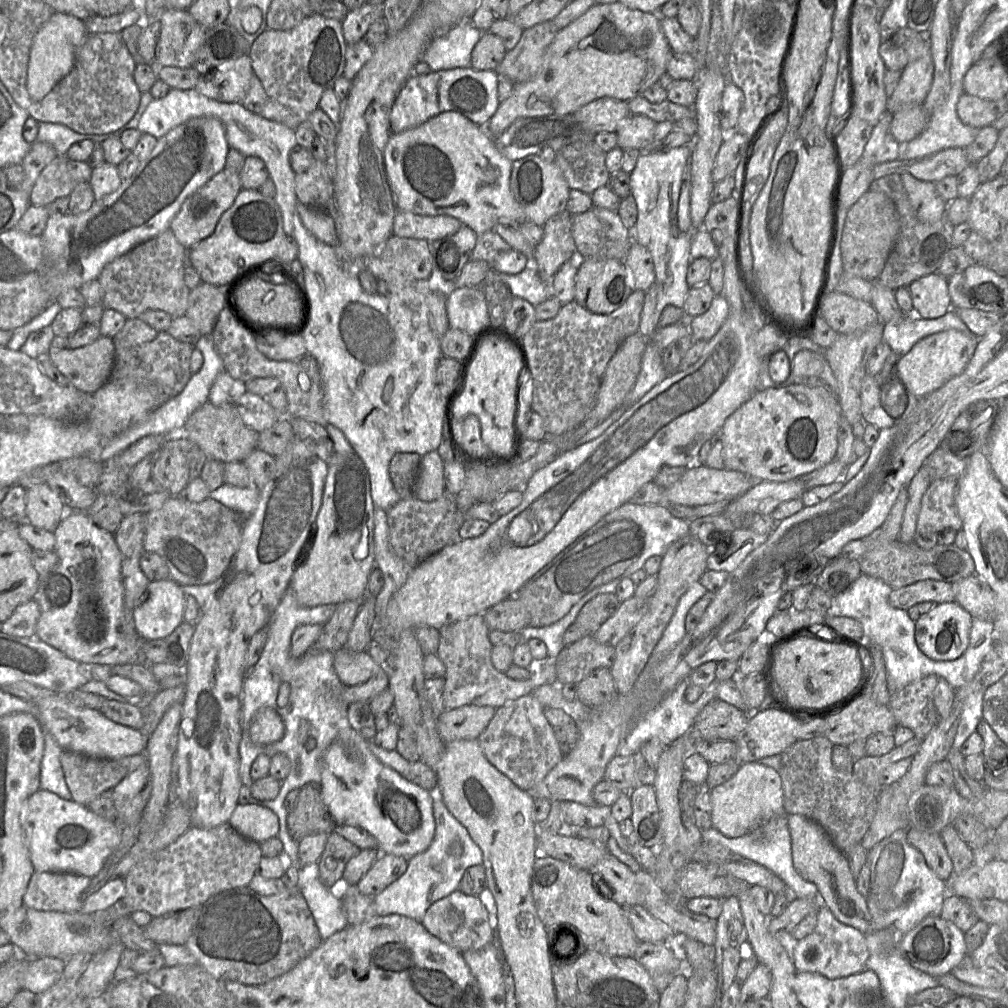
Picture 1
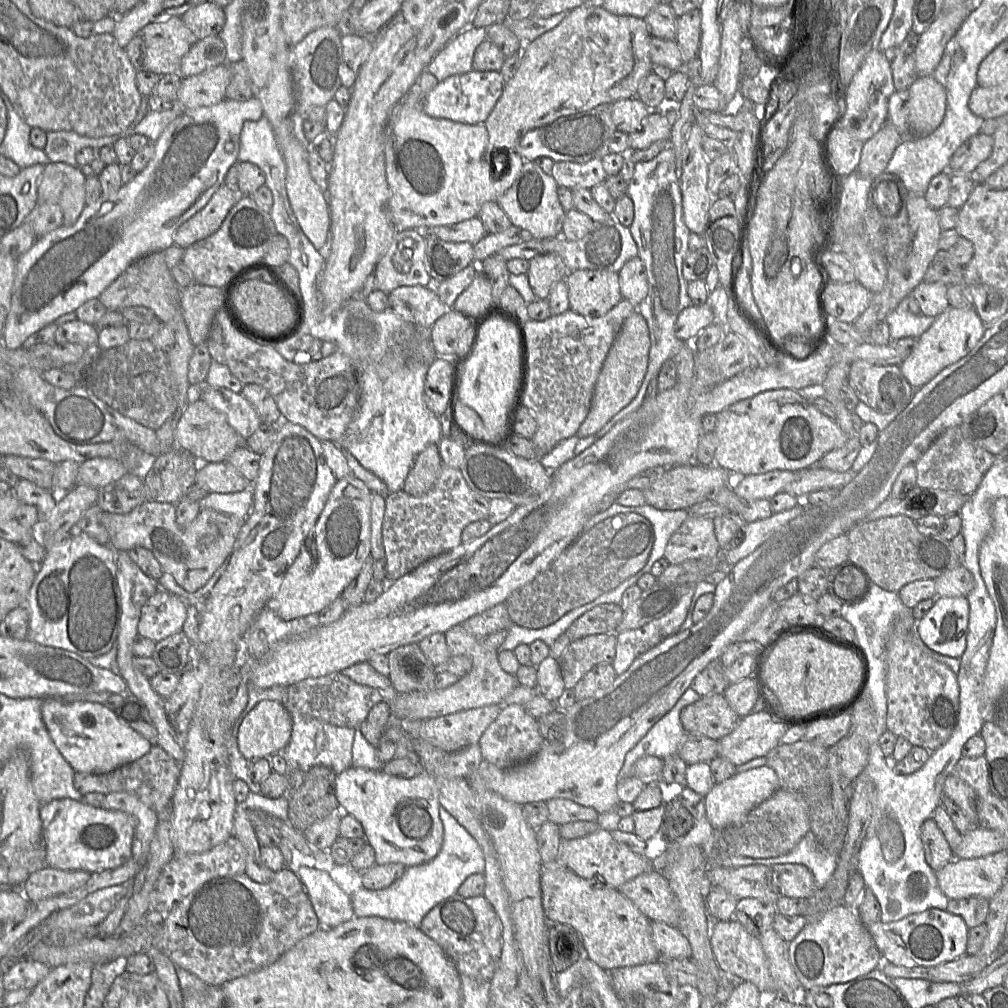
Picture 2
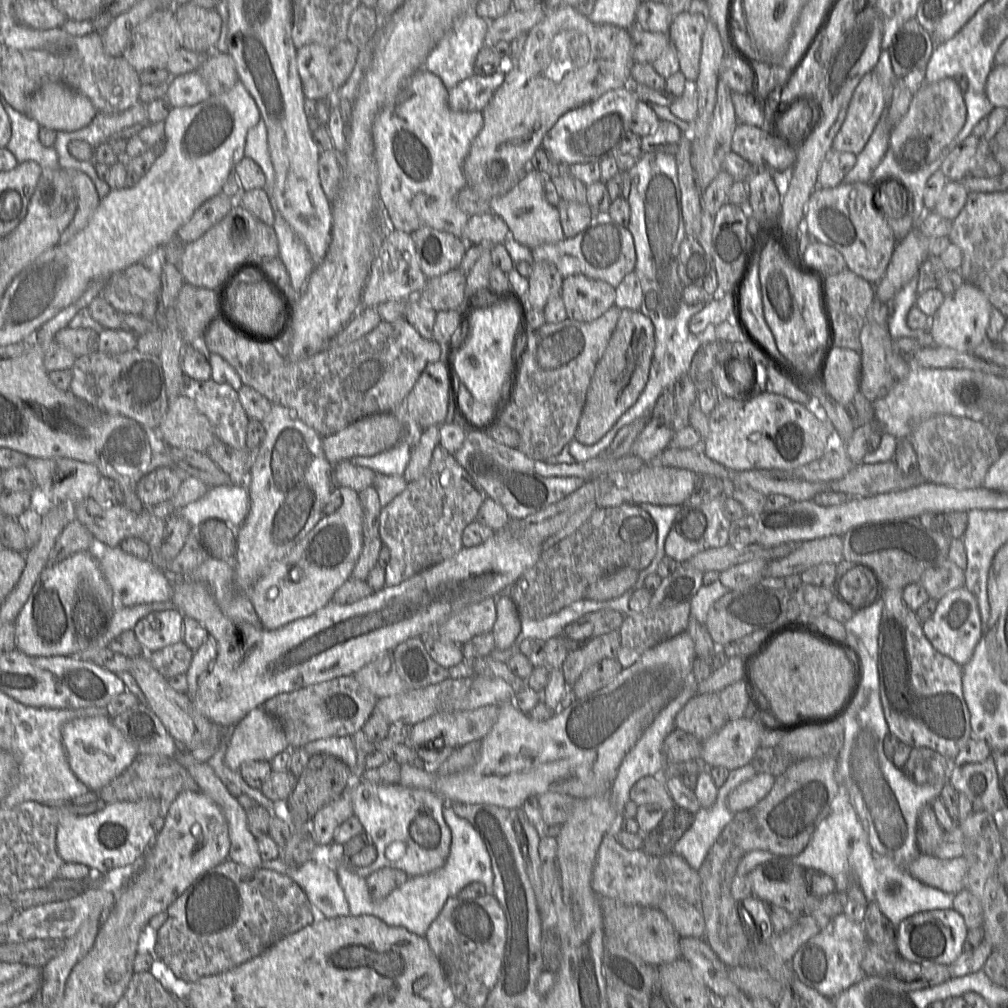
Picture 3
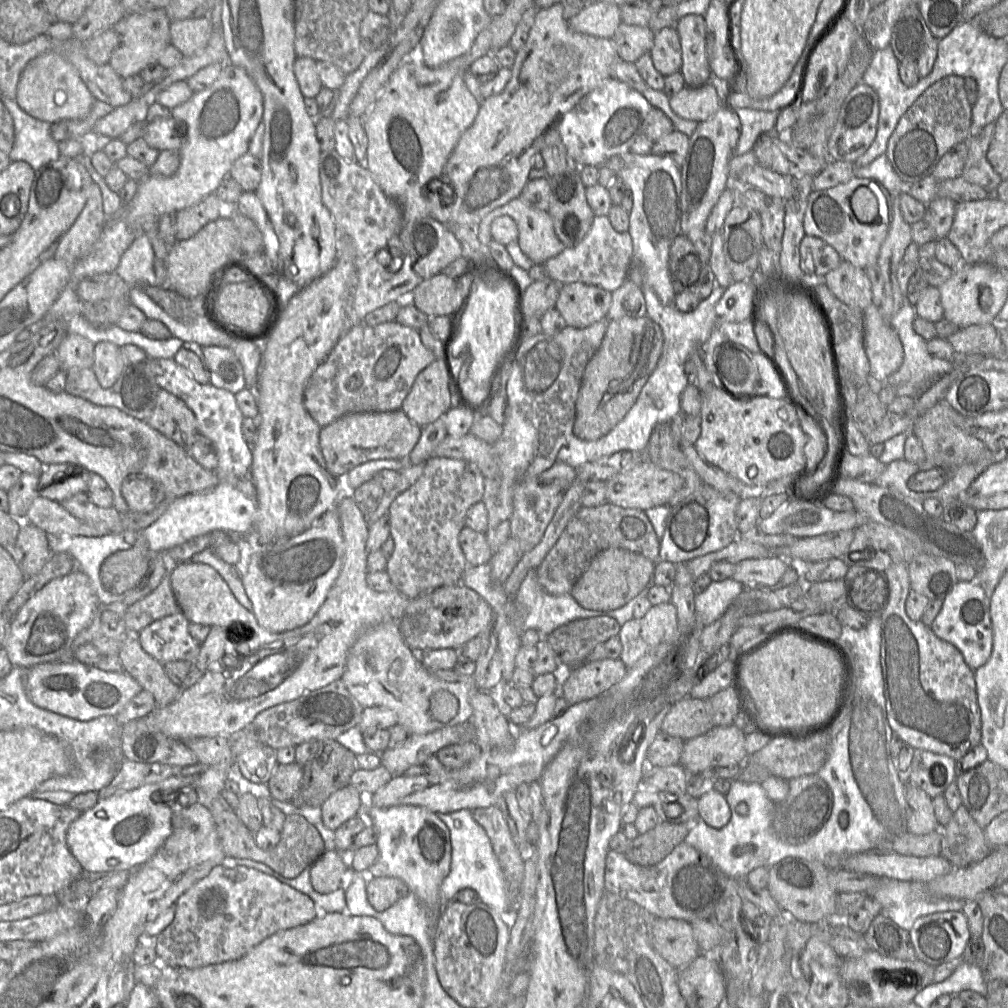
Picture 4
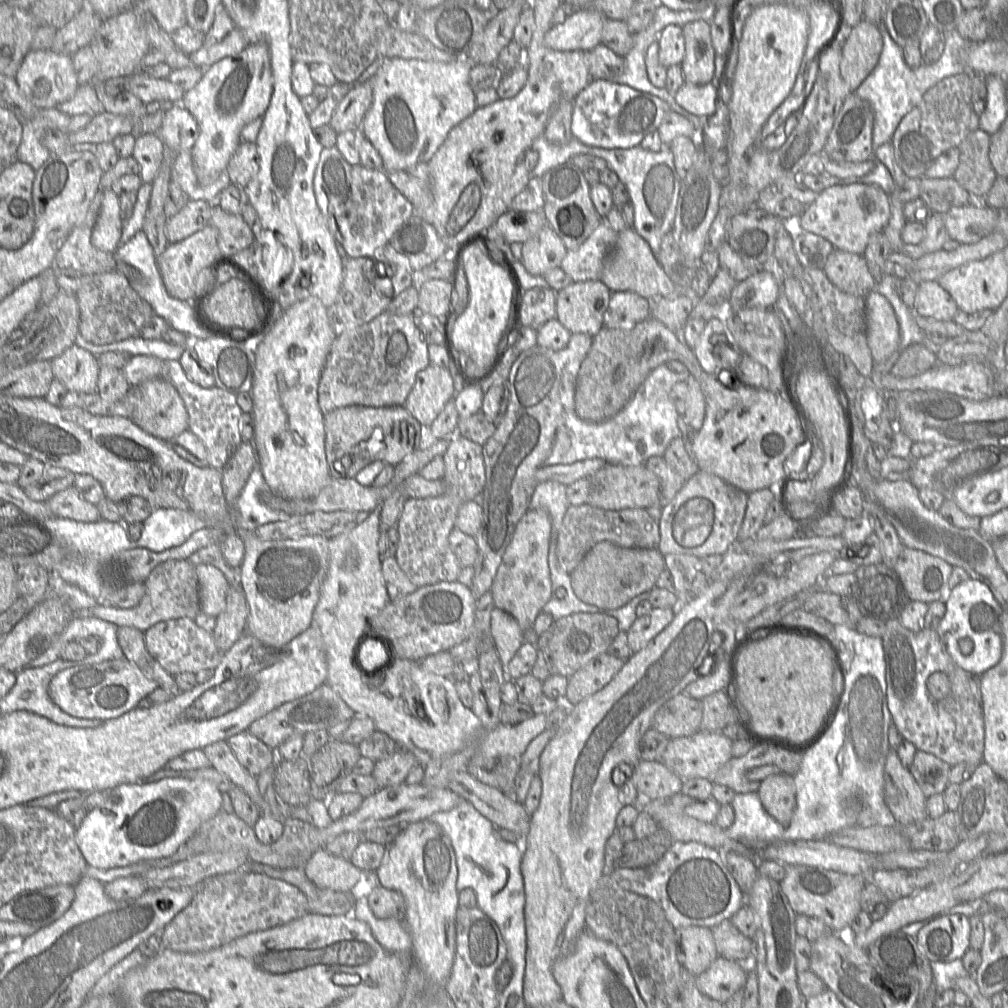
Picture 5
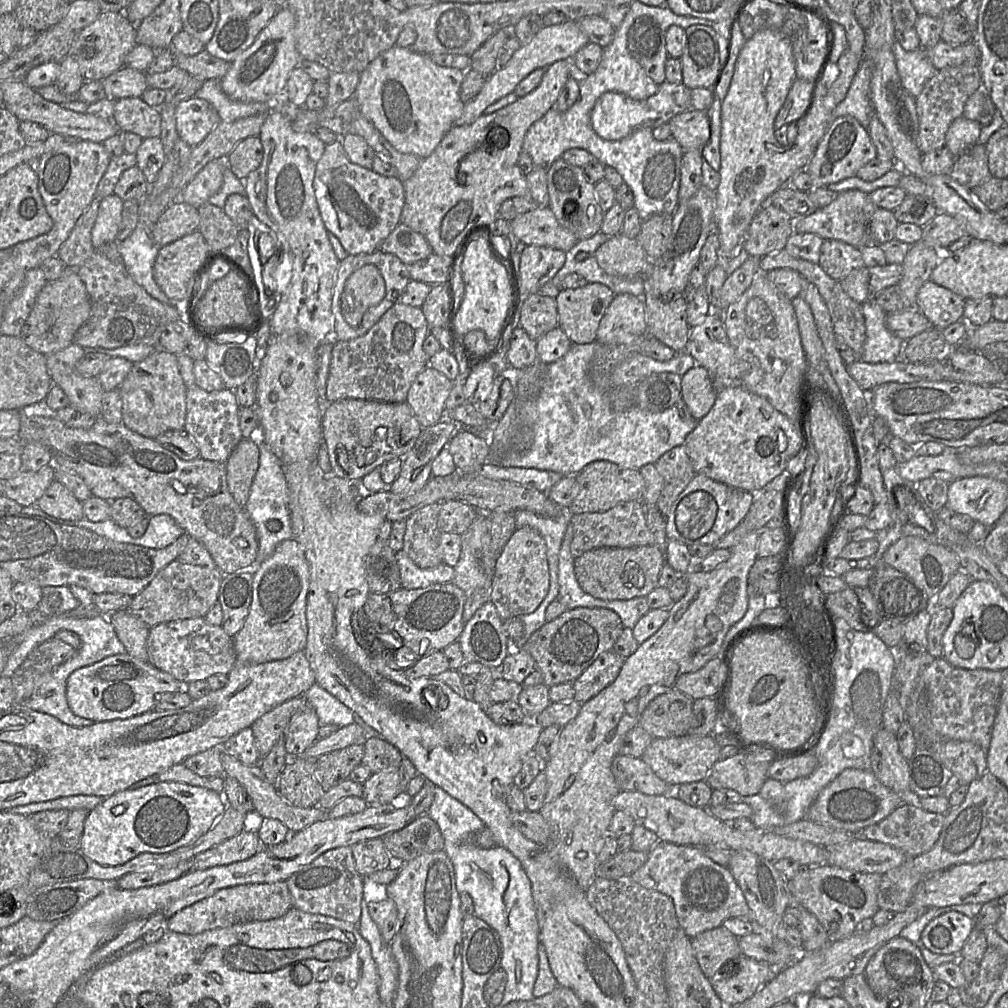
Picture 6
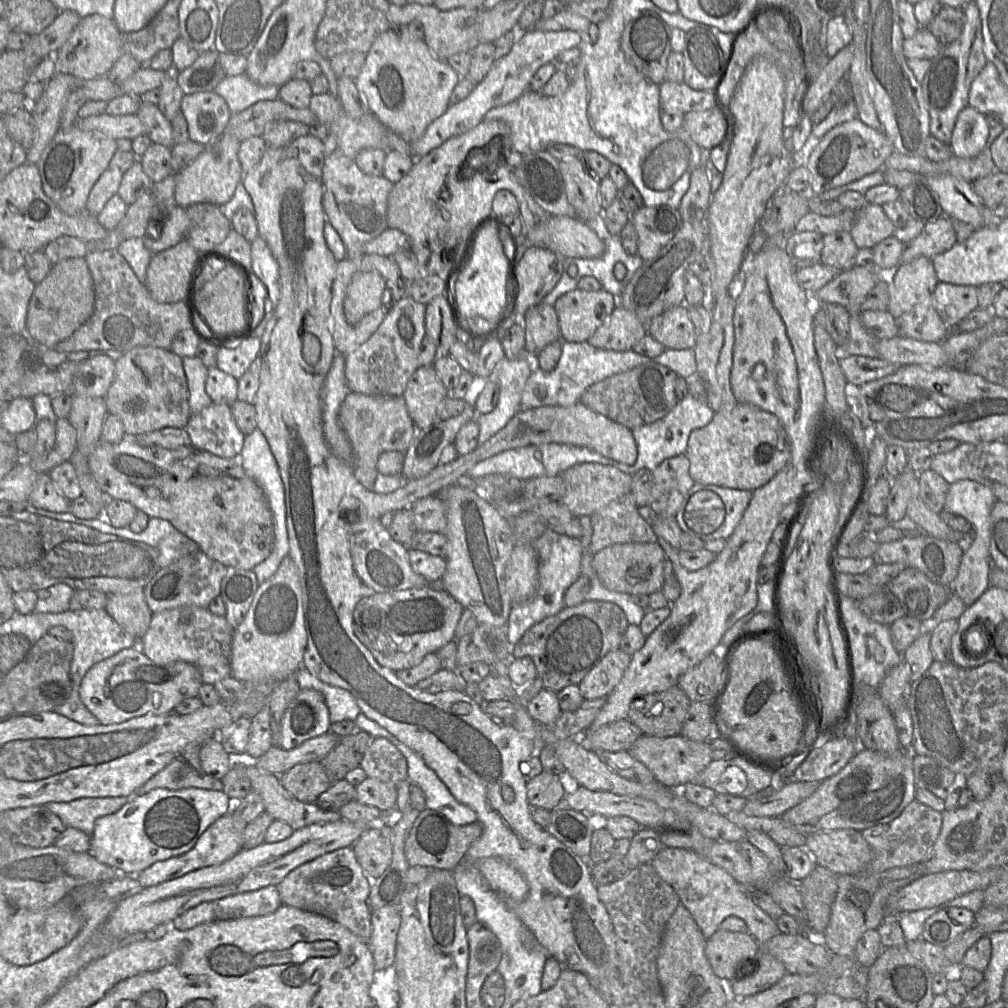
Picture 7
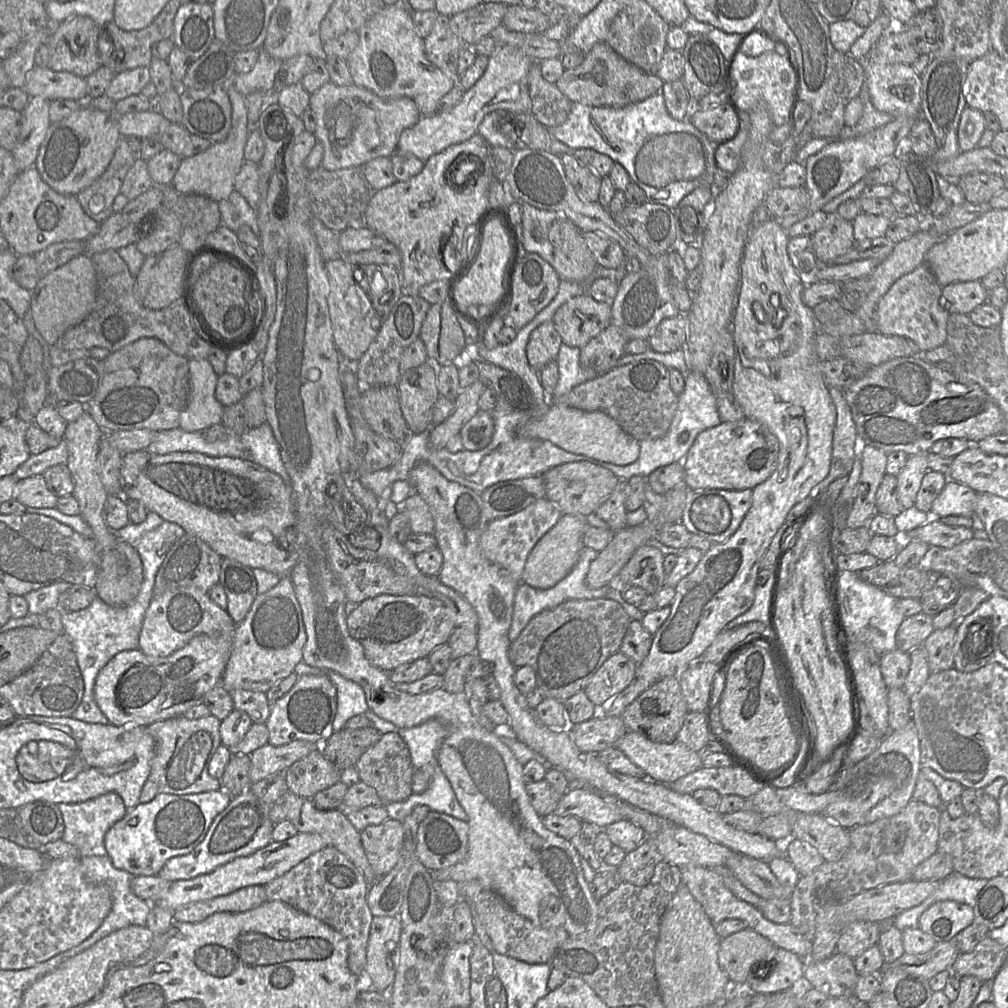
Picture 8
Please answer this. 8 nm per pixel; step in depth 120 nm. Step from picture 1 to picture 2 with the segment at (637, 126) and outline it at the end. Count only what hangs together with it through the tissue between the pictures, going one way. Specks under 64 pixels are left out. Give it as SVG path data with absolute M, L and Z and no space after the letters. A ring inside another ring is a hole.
M657 111L651 113L642 121L643 129L638 132L628 133L630 151L648 148L659 140L669 140L672 124Z

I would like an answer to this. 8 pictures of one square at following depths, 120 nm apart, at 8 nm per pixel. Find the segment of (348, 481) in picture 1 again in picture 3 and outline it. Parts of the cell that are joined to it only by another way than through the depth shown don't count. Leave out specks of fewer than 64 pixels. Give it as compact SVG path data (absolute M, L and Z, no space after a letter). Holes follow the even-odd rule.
M339 486L338 490L341 498L340 507L331 514L323 515L316 526L251 588L249 598L265 629L278 629L314 614L326 606L339 587L350 578L364 544L363 511L358 492L345 486Z

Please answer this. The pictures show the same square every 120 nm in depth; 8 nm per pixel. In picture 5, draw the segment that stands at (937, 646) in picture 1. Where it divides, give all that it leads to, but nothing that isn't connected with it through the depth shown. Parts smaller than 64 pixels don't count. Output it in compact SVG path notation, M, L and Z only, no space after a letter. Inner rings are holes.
M972 578L955 586L944 603L945 615L936 632L948 654L959 667L974 676L981 676L994 667L1002 657L1002 615L1004 612L1002 606L986 584ZM963 638L969 638L974 643L974 649L970 655L964 655L959 648L959 641Z

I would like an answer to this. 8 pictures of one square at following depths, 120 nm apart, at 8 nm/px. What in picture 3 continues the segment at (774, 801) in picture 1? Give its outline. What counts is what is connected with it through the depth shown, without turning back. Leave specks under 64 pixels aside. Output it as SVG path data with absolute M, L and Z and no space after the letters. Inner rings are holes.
M756 773L729 794L728 809L736 814L755 806L770 792L775 783L775 778L767 773Z

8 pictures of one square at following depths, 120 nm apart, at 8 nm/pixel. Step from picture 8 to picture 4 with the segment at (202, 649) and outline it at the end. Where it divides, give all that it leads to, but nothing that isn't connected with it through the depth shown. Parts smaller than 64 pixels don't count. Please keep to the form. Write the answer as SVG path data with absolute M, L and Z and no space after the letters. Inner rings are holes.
M75 659L35 665L28 669L26 677L26 693L35 706L78 720L115 716L142 690L141 685L126 672L104 671Z

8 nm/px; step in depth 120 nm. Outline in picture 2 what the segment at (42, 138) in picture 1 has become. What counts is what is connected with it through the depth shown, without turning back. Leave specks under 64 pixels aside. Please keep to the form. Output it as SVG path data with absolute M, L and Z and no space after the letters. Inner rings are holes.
M141 102L135 119L127 129L121 133L110 136L91 138L72 131L48 131L47 143L43 151L50 162L64 162L74 167L80 167L75 159L75 155L79 150L84 147L92 147L93 149L99 150L103 146L113 145L120 138L129 137L132 134L128 134L127 131L130 130L137 121L140 123L150 110L148 107L148 103Z

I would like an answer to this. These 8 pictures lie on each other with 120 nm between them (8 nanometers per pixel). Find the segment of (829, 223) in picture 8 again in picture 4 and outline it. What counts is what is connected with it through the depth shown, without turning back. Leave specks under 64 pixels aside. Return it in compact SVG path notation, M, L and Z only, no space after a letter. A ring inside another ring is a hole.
M842 260L840 265L824 276L824 282L830 291L851 308L864 311L872 303L871 283L865 269Z

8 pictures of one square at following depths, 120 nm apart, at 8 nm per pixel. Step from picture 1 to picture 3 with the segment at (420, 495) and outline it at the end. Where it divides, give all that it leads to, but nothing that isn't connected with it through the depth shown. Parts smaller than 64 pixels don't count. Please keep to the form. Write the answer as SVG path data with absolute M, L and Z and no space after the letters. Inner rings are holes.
M439 425L424 429L418 443L411 452L410 460L403 474L409 484L417 480L428 468L434 448L439 444Z

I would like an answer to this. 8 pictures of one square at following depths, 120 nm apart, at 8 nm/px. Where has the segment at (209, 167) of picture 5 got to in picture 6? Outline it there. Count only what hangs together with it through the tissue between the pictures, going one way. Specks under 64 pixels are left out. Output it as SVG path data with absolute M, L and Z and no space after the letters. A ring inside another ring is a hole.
M285 6L260 32L251 47L241 53L219 80L221 89L230 98L242 102L273 103L283 95L288 78L301 58L295 46L295 17Z

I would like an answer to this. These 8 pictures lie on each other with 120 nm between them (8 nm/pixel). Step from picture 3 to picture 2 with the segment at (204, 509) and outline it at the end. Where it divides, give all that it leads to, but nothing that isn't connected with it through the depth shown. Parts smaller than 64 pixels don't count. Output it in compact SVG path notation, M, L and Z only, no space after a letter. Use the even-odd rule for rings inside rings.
M250 488L235 493L208 493L199 505L200 509L208 508L246 520L253 509L253 491Z

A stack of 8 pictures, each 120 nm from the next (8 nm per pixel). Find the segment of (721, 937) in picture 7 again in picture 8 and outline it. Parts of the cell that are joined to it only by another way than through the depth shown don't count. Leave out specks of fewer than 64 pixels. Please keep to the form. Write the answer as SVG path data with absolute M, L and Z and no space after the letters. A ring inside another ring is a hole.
M747 927L721 939L718 962L720 967L728 974L730 981L737 985L745 985L749 978L761 981L762 978L759 974L769 963L772 964L777 949L767 938Z

